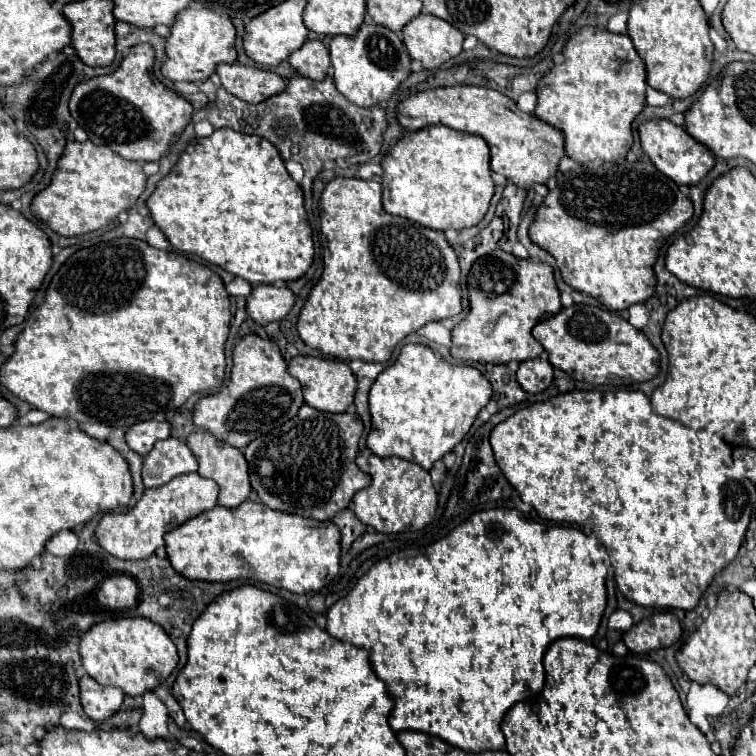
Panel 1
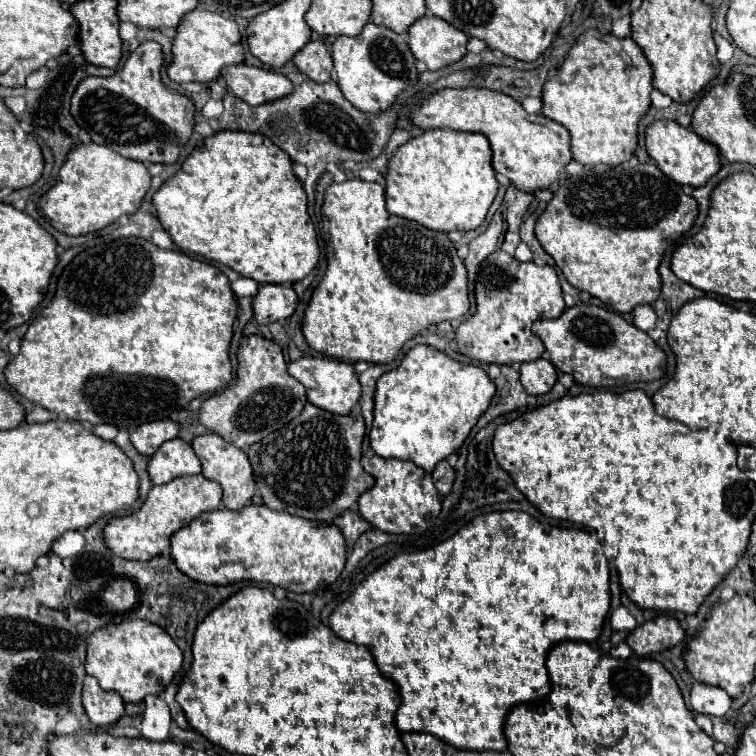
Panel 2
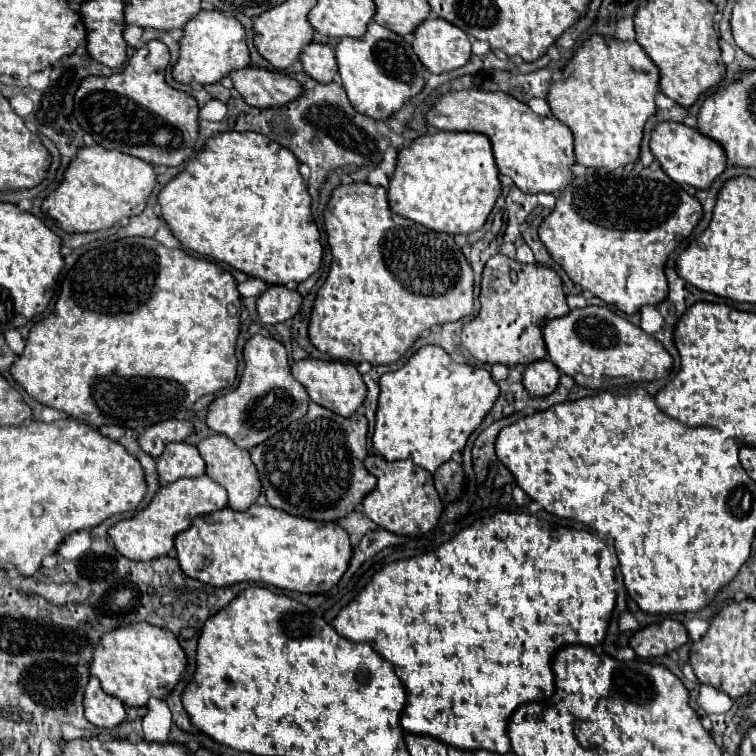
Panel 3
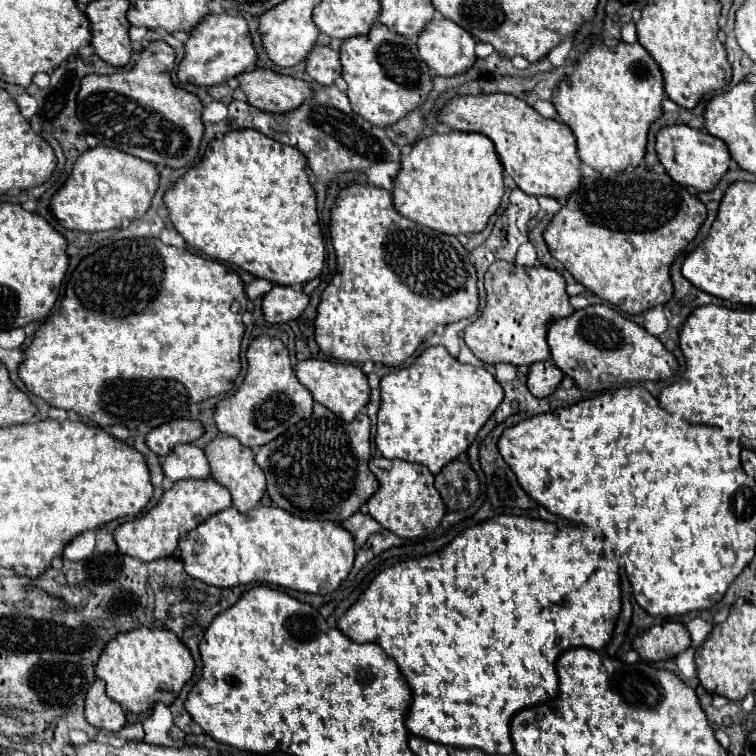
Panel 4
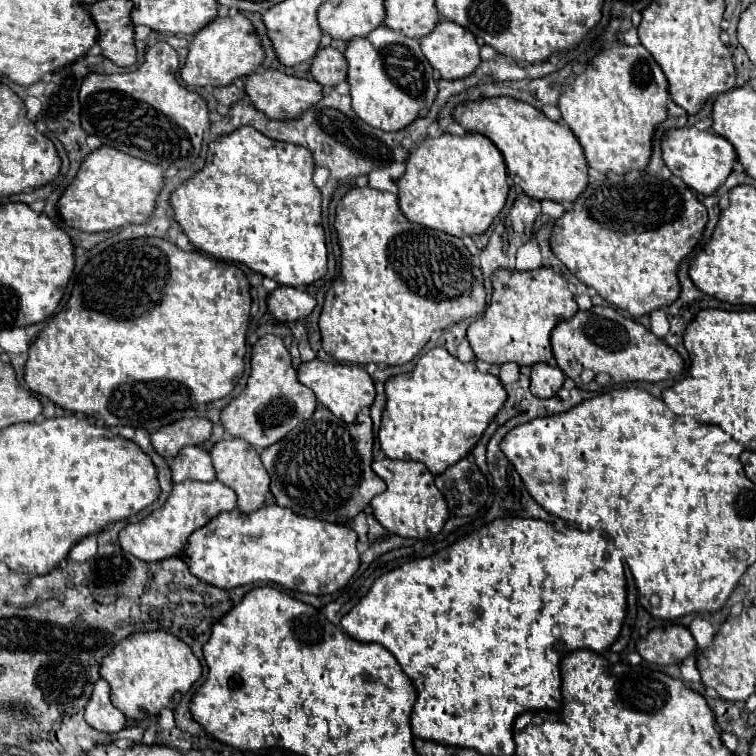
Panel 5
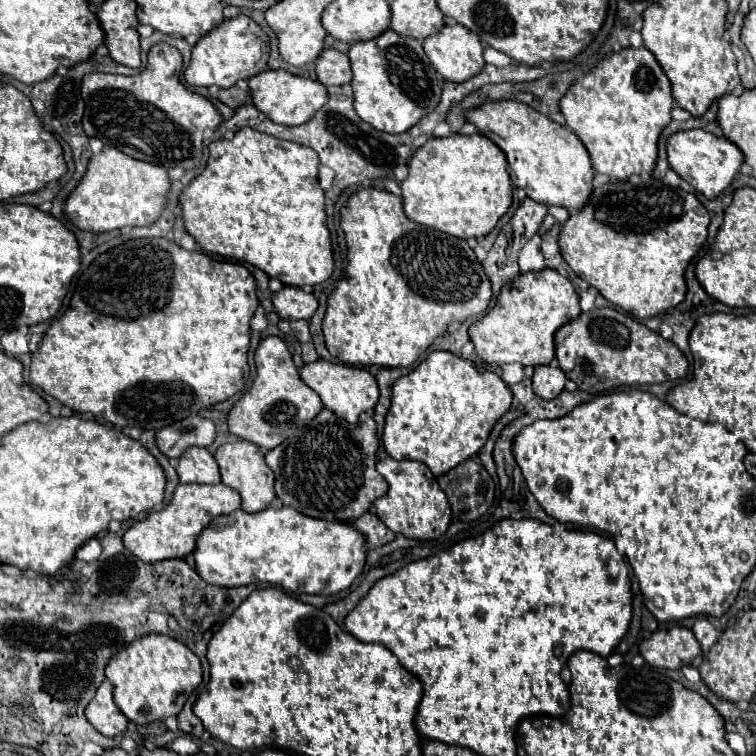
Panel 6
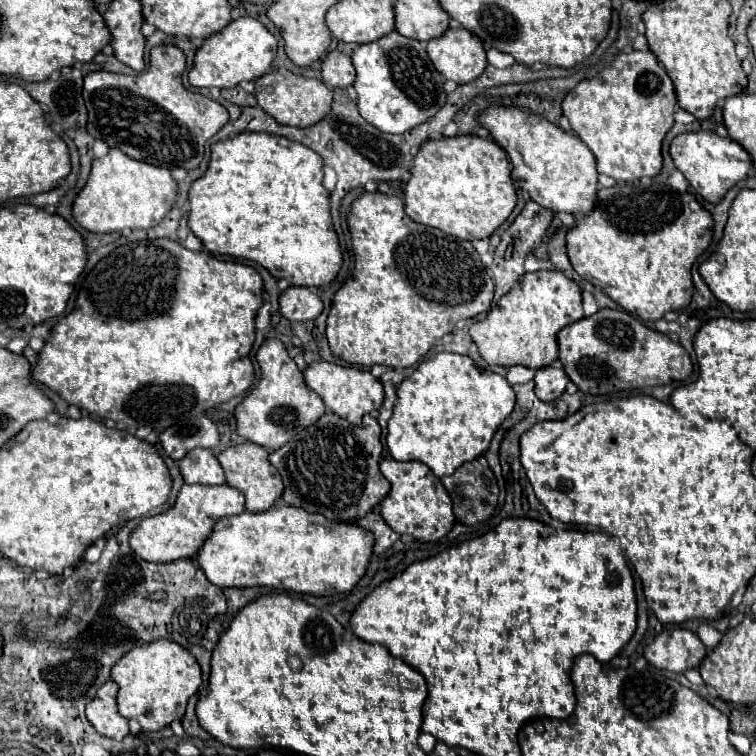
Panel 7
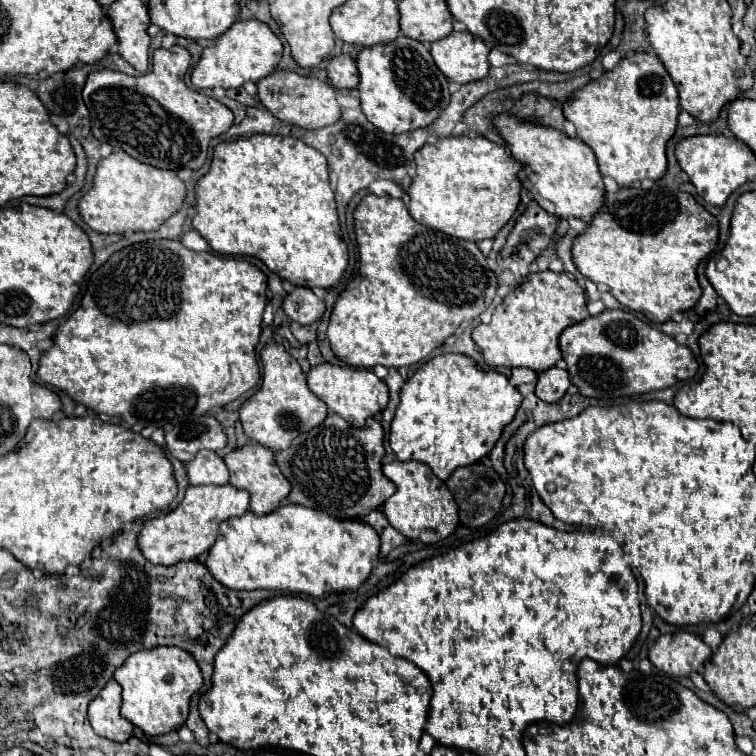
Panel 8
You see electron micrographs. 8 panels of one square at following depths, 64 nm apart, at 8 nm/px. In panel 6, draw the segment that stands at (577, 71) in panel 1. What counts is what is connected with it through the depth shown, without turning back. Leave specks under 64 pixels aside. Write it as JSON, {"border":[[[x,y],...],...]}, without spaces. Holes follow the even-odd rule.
{"border":[[[624,48],[604,58],[592,72],[582,80],[574,82],[560,100],[560,110],[566,124],[576,132],[586,150],[592,156],[592,166],[596,172],[606,174],[616,180],[630,178],[632,174],[652,174],[658,160],[658,138],[662,130],[672,122],[670,110],[674,104],[670,80],[662,66],[656,62],[654,54],[646,48]]]}

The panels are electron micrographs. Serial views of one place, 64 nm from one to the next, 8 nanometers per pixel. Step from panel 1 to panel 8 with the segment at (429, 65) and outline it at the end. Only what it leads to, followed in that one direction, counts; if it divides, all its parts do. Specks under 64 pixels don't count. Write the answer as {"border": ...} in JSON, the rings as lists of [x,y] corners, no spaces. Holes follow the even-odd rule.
{"border":[[[452,32],[430,48],[436,66],[458,84],[482,80],[490,72],[486,44],[470,32]]]}

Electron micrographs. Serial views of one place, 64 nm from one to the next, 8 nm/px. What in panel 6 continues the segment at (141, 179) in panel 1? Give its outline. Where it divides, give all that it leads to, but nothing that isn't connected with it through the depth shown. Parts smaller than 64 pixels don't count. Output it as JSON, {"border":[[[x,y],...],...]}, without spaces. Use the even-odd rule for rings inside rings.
{"border":[[[104,148],[102,154],[92,156],[88,162],[88,170],[76,190],[66,200],[66,216],[74,226],[88,232],[110,232],[120,230],[124,226],[150,226],[154,224],[160,214],[164,212],[168,204],[168,192],[170,192],[170,178],[166,168],[160,168],[156,164],[144,164],[140,160],[132,160],[118,148]]]}

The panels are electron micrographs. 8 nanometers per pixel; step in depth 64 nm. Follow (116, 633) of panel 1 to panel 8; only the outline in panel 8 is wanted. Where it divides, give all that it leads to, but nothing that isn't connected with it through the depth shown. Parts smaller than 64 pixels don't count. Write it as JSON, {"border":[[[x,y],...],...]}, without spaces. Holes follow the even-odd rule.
{"border":[[[158,646],[132,654],[114,678],[122,686],[122,716],[138,726],[146,736],[162,736],[186,724],[190,698],[202,688],[202,672],[196,660],[178,646]]]}

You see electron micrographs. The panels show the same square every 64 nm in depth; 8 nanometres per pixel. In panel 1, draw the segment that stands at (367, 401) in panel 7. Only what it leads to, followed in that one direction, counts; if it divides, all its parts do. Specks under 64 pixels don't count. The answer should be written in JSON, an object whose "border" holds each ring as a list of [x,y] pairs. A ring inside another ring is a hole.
{"border":[[[296,356],[288,362],[288,372],[300,380],[304,390],[304,400],[318,410],[324,412],[346,412],[356,396],[356,376],[350,366],[342,360],[334,358],[318,358],[318,356]]]}

